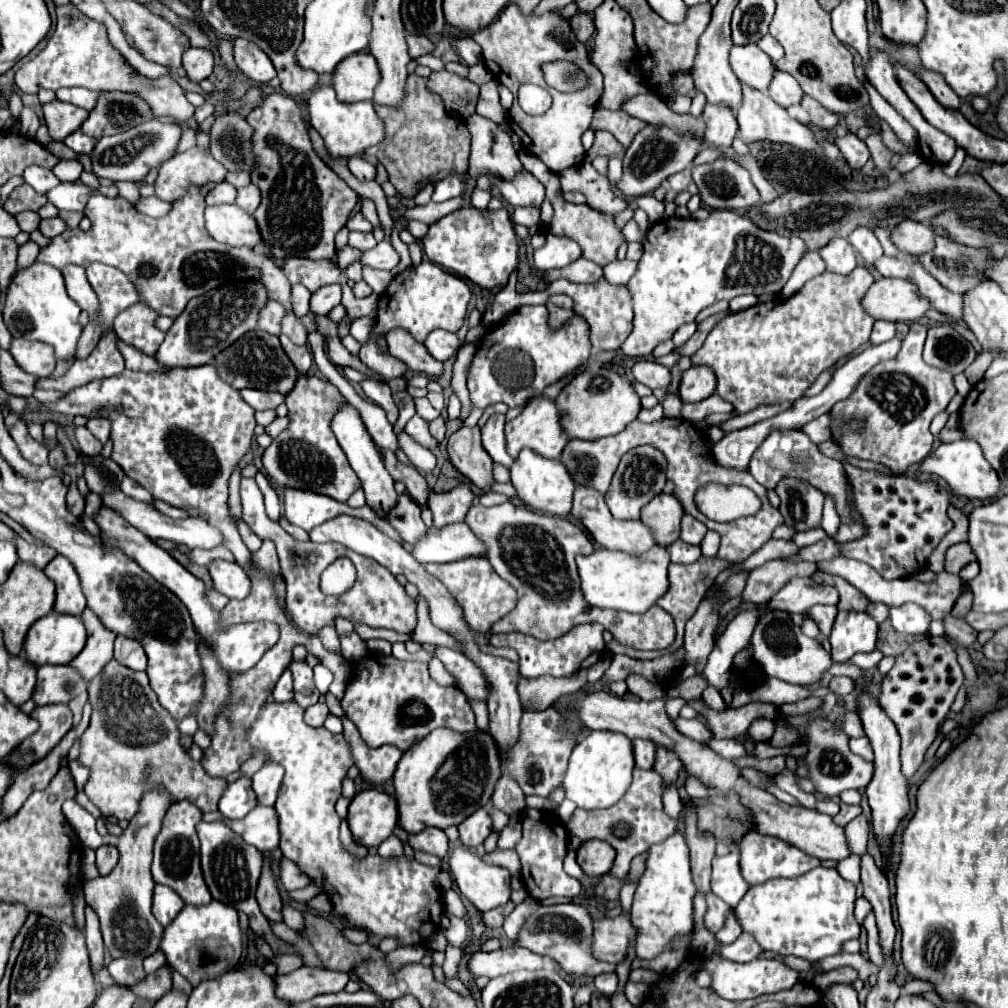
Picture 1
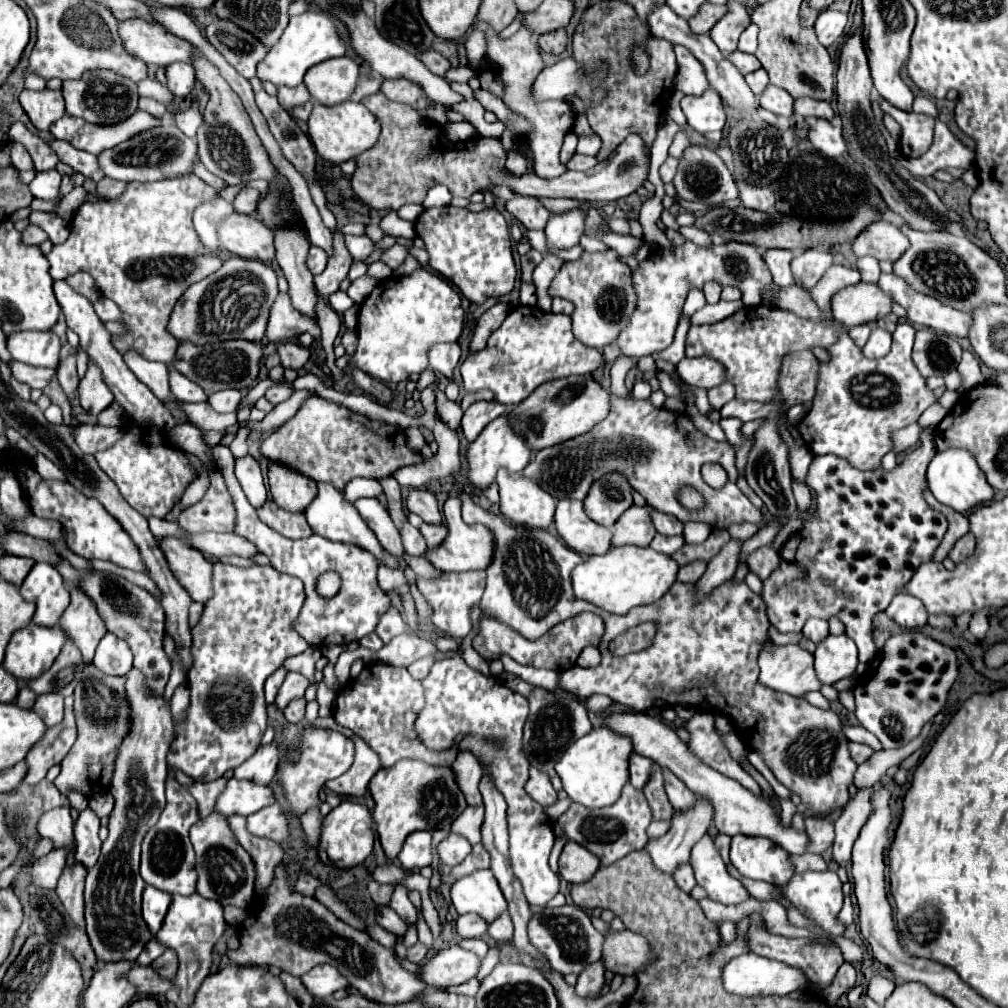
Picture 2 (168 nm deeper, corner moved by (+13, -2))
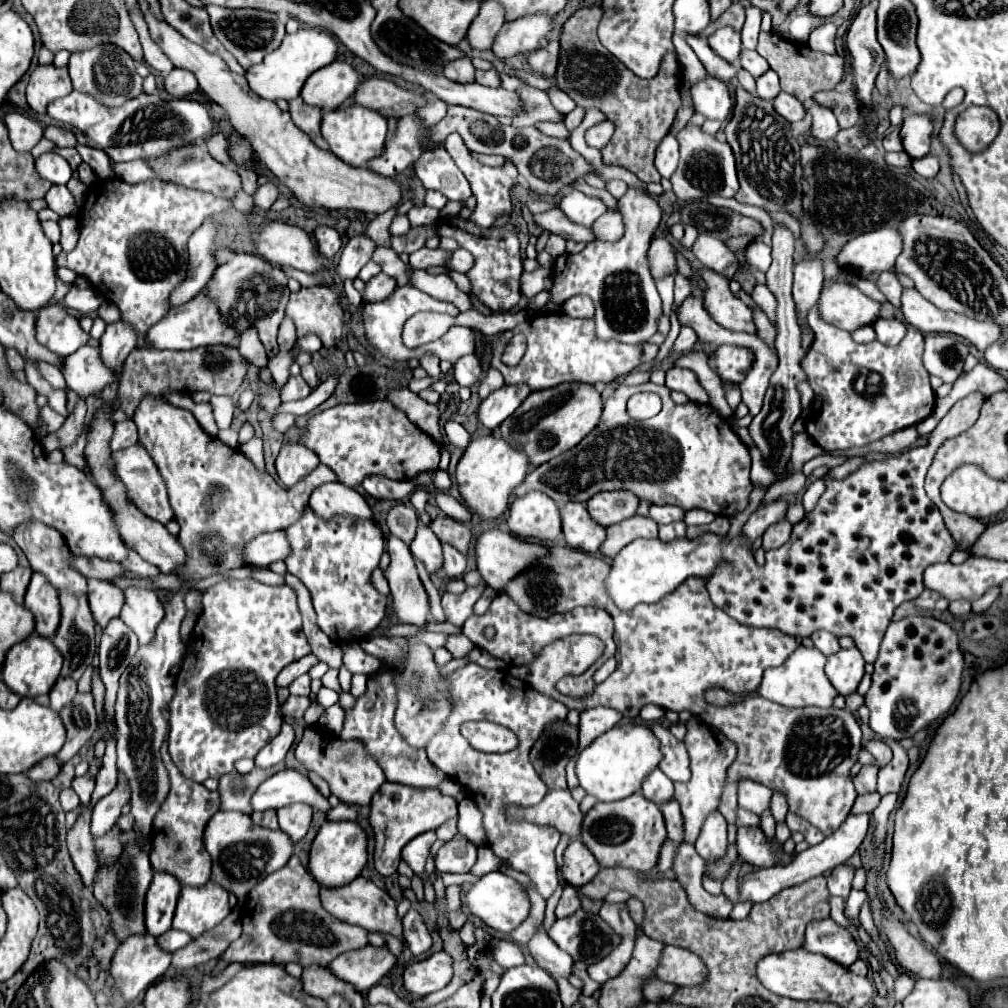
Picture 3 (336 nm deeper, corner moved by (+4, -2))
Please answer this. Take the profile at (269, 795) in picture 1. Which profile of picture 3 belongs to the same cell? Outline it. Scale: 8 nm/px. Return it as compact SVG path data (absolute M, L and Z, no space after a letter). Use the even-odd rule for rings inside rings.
M283 722L283 728L281 732L255 756L255 764L259 768L269 768L269 766L275 766L279 762L285 760L285 754L289 752L291 744L295 740L295 732L293 732L293 726Z

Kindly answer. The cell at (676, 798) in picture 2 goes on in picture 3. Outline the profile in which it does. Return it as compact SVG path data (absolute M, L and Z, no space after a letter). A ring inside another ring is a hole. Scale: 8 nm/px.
M653 724L651 726L653 734L657 736L657 740L661 742L661 752L663 752L663 760L659 764L659 768L667 774L667 778L671 778L673 782L687 782L691 778L691 770L689 770L689 754L685 750L685 744L681 740L677 740L667 728L663 728L661 724Z

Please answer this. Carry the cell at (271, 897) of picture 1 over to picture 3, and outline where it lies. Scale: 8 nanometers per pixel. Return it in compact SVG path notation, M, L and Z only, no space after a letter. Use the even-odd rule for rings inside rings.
M263 810L263 812L253 812L251 814L253 822L259 826L267 828L277 828L277 810Z

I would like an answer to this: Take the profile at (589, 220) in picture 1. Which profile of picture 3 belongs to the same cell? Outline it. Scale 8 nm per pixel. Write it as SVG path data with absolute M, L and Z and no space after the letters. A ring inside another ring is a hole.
M653 240L649 248L649 266L651 274L659 280L665 276L673 276L677 272L677 260L673 254L673 248L667 240Z

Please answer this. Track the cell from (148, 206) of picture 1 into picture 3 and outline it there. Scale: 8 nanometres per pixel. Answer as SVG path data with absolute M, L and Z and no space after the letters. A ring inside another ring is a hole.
M55 152L41 154L35 160L35 168L41 178L53 182L53 184L65 185L71 179L73 170L65 158L61 158Z

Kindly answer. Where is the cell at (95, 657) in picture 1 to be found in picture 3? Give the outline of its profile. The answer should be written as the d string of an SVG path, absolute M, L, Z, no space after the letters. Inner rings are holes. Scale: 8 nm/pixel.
M89 580L89 606L95 622L105 626L123 606L123 590L105 580Z

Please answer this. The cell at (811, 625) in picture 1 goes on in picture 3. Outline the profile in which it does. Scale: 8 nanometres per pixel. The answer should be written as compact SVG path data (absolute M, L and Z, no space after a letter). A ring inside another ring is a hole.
M979 392L959 400L931 432L925 446L913 446L895 454L893 458L869 462L841 482L827 482L825 494L817 500L815 508L793 526L791 538L781 548L767 552L763 568L757 566L751 544L743 534L731 540L727 536L719 538L719 534L703 534L703 538L693 540L677 538L675 542L637 538L635 542L627 544L611 564L613 568L605 582L609 596L621 610L631 610L641 602L659 602L665 594L679 588L687 578L695 576L707 582L707 590L715 606L725 610L737 622L747 626L779 628L785 634L801 638L811 636L815 630L827 630L835 636L851 636L865 662L875 662L895 608L905 600L917 598L925 590L923 570L933 562L949 560L951 552L957 548L957 542L943 524L939 508L927 498L923 482L937 448L977 422L983 400L985 396Z

